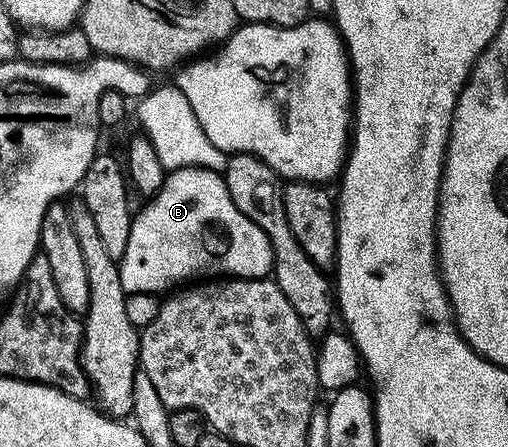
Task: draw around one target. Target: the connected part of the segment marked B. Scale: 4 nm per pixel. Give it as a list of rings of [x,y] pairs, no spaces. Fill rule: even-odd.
[[[176,167],[159,191],[143,204],[132,218],[125,257],[118,260],[124,291],[167,293],[178,288],[182,279],[266,279],[272,274],[274,255],[269,238],[237,209],[220,172],[204,167]]]

